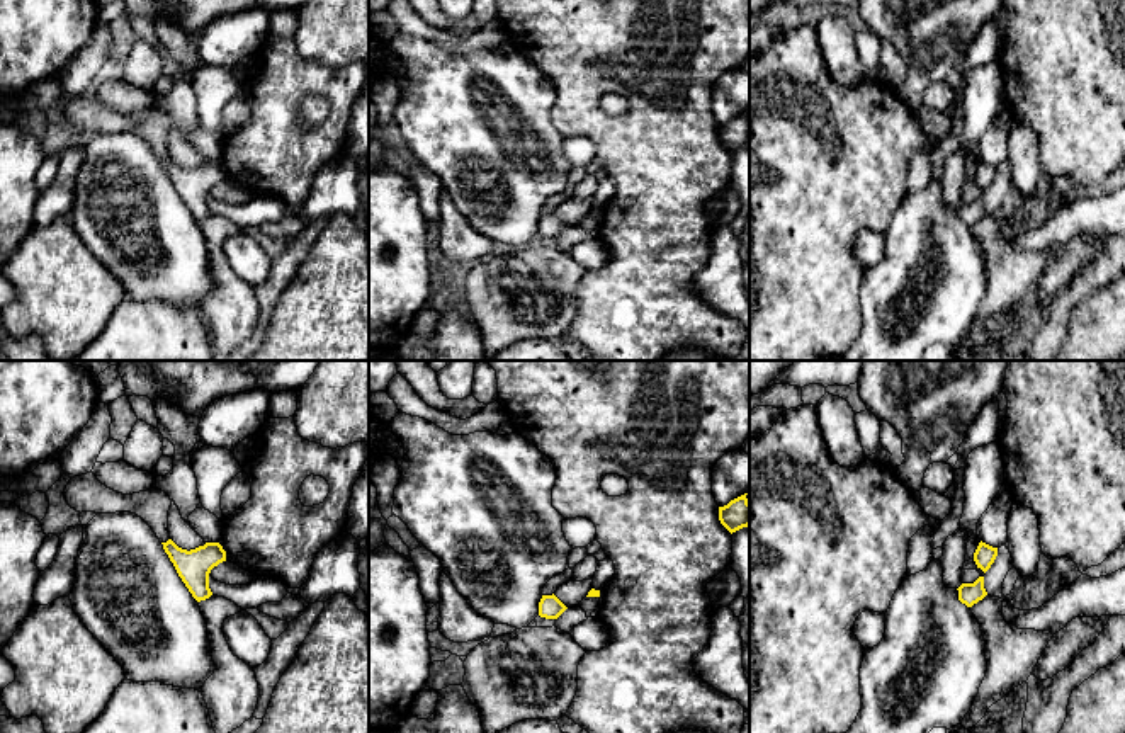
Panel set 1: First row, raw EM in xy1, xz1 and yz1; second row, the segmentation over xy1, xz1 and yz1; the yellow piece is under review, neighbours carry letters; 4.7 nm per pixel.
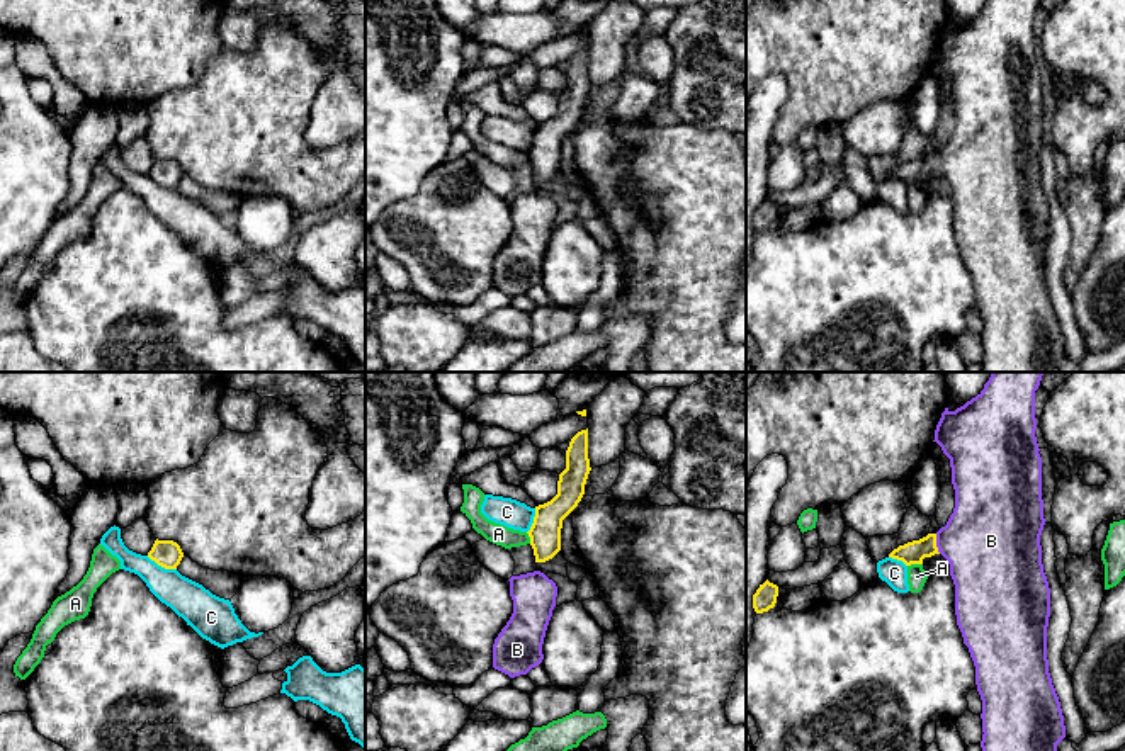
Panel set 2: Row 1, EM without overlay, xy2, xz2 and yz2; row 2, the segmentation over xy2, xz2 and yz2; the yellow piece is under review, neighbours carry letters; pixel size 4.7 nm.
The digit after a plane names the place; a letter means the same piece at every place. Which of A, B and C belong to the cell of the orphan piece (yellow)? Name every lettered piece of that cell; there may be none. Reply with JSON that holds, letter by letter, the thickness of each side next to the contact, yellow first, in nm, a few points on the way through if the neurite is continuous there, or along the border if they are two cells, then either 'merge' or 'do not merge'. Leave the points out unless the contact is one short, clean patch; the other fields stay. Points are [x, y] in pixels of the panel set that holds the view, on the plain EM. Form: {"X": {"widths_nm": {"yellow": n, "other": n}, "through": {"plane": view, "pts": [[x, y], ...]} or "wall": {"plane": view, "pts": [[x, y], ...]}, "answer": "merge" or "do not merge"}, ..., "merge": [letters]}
{"A": {"widths_nm": {"yellow": 110, "other": 90}, "wall": {"plane": "yz2", "pts": [[921, 182], [908, 186]]}, "answer": "do not merge"}, "B": {"widths_nm": {"yellow": 110, "other": 420}, "through": {"plane": "yz2", "pts": [[913, 172], [935, 163], [947, 160], [988, 160]]}, "answer": "merge"}, "C": {"widths_nm": {"yellow": 130, "other": 180}, "wall": {"plane": "xy2", "pts": [[146, 175], [165, 187], [175, 189]]}, "answer": "do not merge"}, "merge": ["B"]}

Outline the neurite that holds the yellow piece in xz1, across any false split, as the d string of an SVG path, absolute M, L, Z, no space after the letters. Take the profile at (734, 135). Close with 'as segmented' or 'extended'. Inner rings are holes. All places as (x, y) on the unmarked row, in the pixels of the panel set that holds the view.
M748 112L719 126L719 139L731 153L749 145L749 121L746 114Z; as segmented

